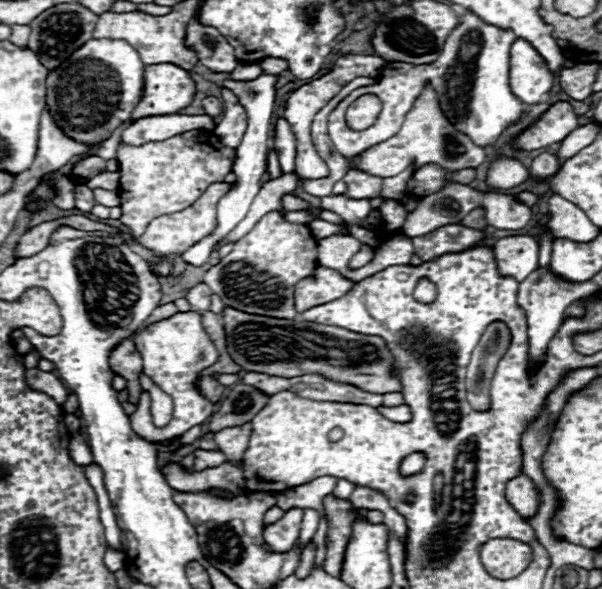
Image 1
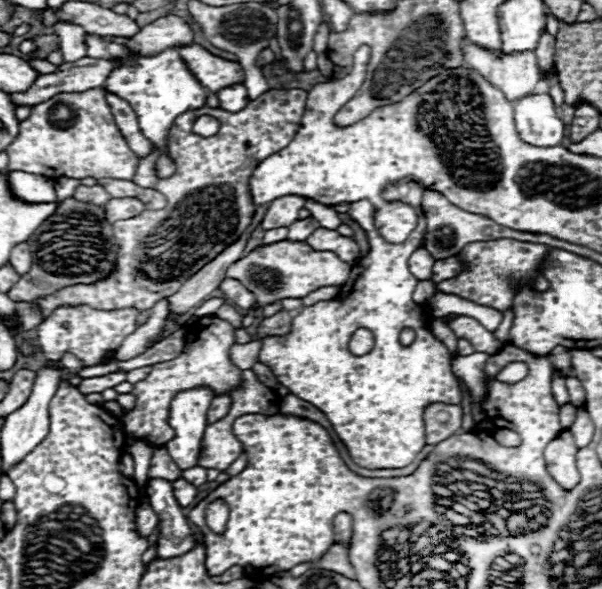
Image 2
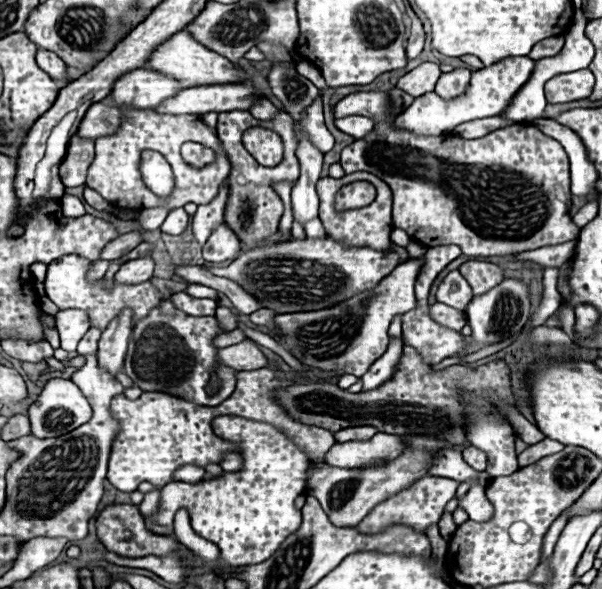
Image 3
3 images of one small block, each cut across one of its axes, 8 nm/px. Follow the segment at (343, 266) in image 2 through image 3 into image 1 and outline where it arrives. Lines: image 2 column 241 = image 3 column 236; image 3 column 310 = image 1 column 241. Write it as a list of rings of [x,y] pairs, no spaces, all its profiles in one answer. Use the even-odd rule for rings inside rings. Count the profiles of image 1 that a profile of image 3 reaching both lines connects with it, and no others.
[[[268,212],[258,220],[258,224],[234,244],[232,252],[222,258],[216,266],[212,266],[204,274],[204,282],[210,286],[214,294],[218,294],[224,302],[224,306],[248,312],[248,314],[260,314],[270,318],[286,318],[292,320],[298,312],[294,308],[294,284],[300,278],[310,276],[318,266],[318,246],[314,240],[314,234],[306,224],[290,224],[286,222],[278,212]]]

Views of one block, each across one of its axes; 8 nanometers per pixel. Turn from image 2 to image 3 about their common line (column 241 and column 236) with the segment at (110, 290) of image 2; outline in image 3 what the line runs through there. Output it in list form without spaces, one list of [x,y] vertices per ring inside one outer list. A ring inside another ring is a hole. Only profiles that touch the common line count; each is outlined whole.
[[[220,112],[216,132],[218,132],[218,138],[222,140],[224,152],[232,164],[232,170],[228,176],[228,200],[224,206],[224,224],[238,236],[238,240],[242,240],[246,244],[248,250],[260,248],[262,242],[268,242],[268,238],[278,232],[278,222],[280,222],[282,212],[284,212],[284,204],[282,204],[280,196],[272,190],[272,182],[274,180],[290,180],[290,178],[300,176],[300,162],[294,156],[294,152],[298,148],[298,140],[294,134],[294,120],[286,112],[280,112],[270,122],[256,120],[250,112]],[[254,126],[270,128],[272,132],[276,132],[282,138],[284,158],[278,166],[270,166],[270,168],[260,166],[242,146],[242,134]]]

